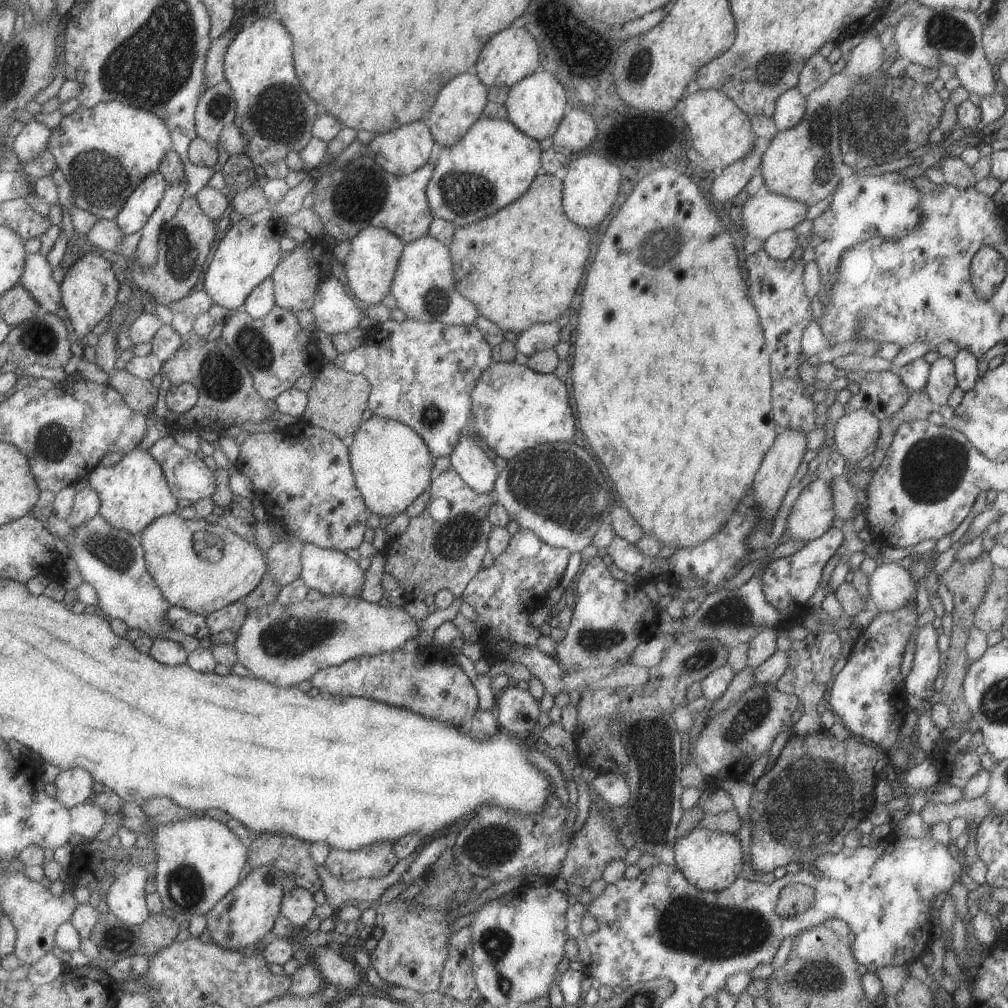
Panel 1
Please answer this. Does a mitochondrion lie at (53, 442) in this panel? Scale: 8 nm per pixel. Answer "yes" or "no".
yes

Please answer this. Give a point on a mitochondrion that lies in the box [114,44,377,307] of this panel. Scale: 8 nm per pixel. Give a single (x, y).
(275, 112)

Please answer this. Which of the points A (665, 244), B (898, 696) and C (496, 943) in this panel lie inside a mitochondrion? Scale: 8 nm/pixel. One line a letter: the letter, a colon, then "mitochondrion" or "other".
A: mitochondrion
B: other
C: mitochondrion

